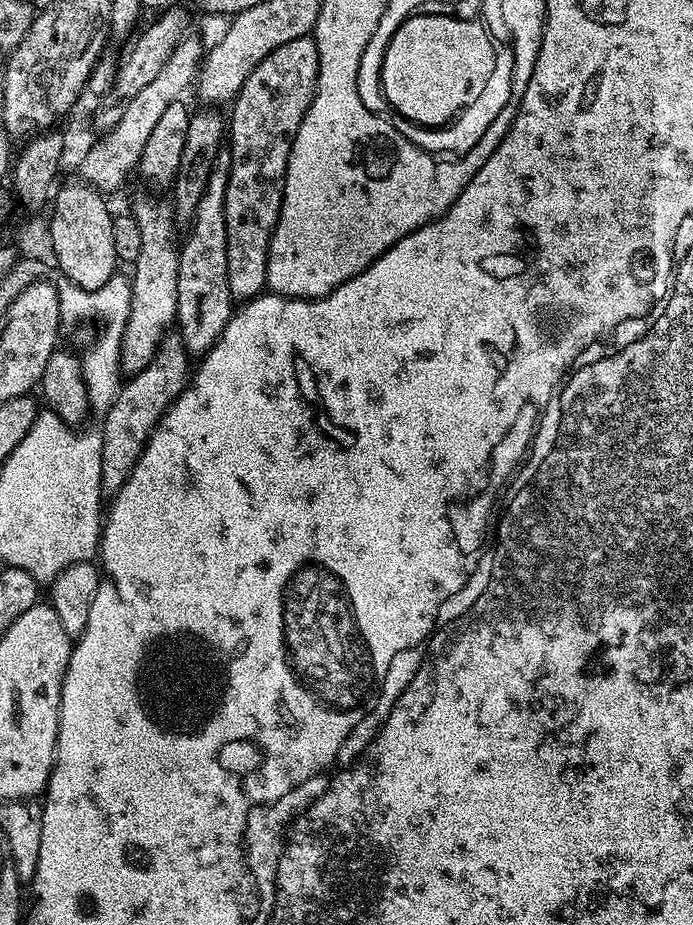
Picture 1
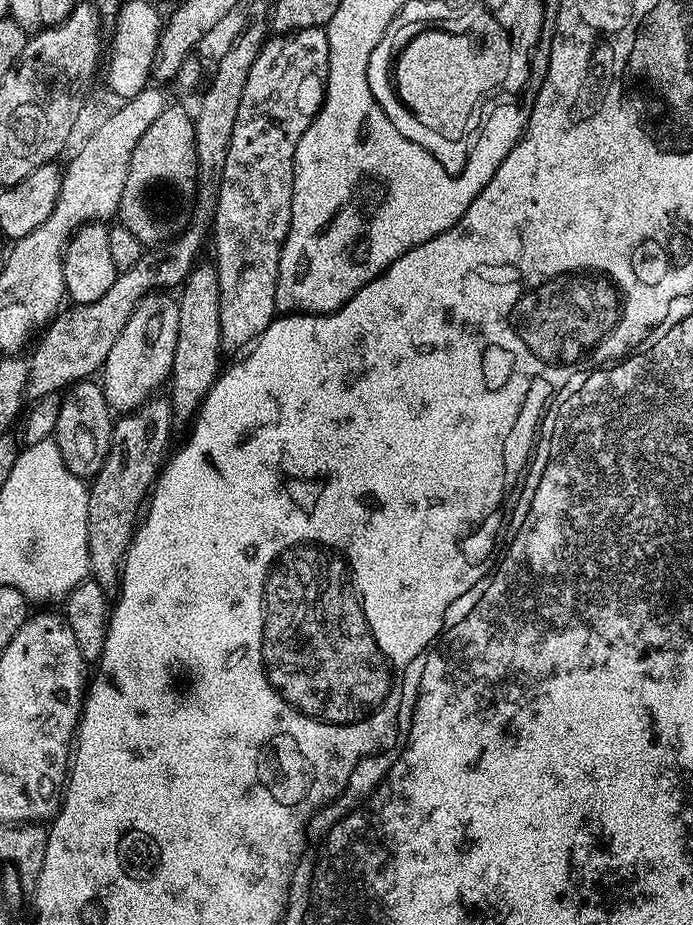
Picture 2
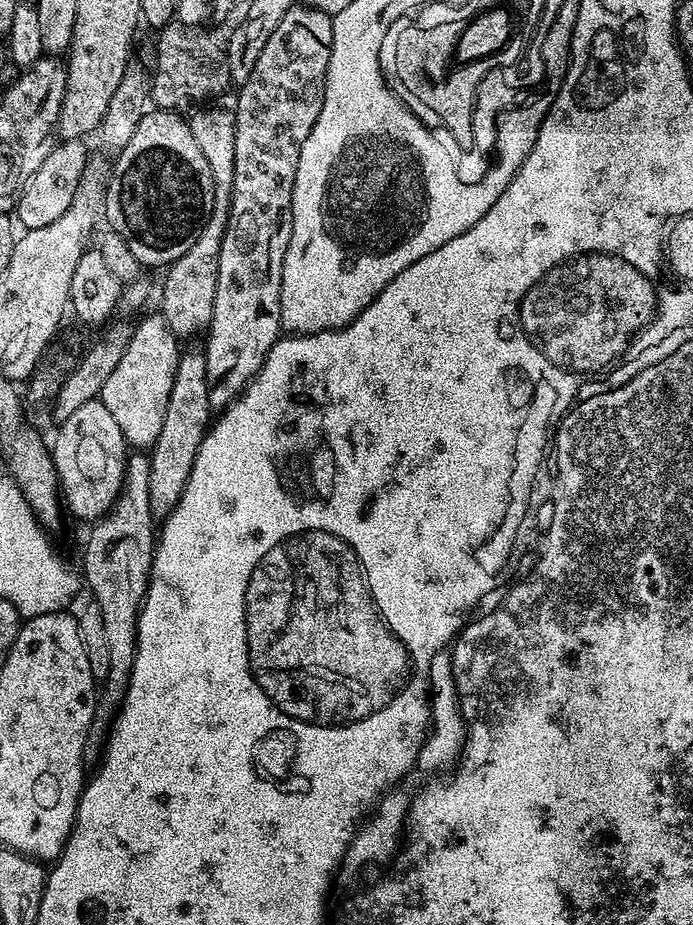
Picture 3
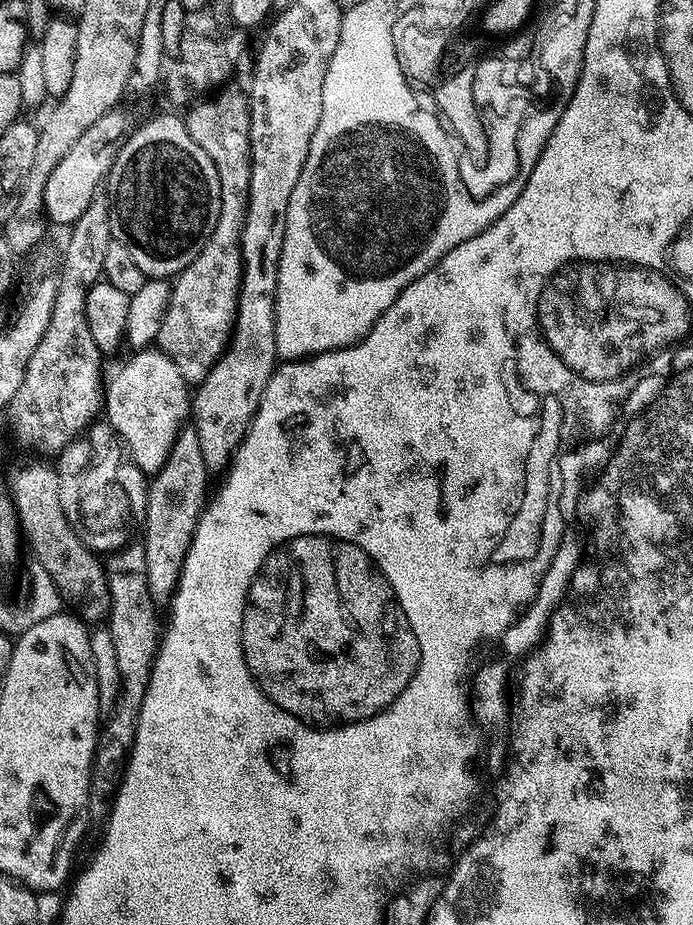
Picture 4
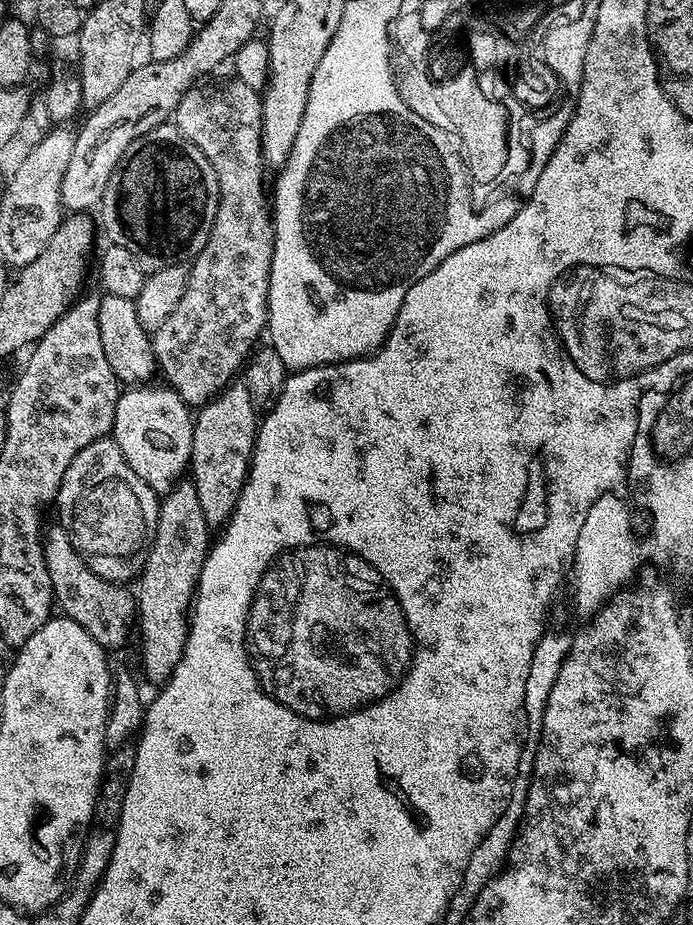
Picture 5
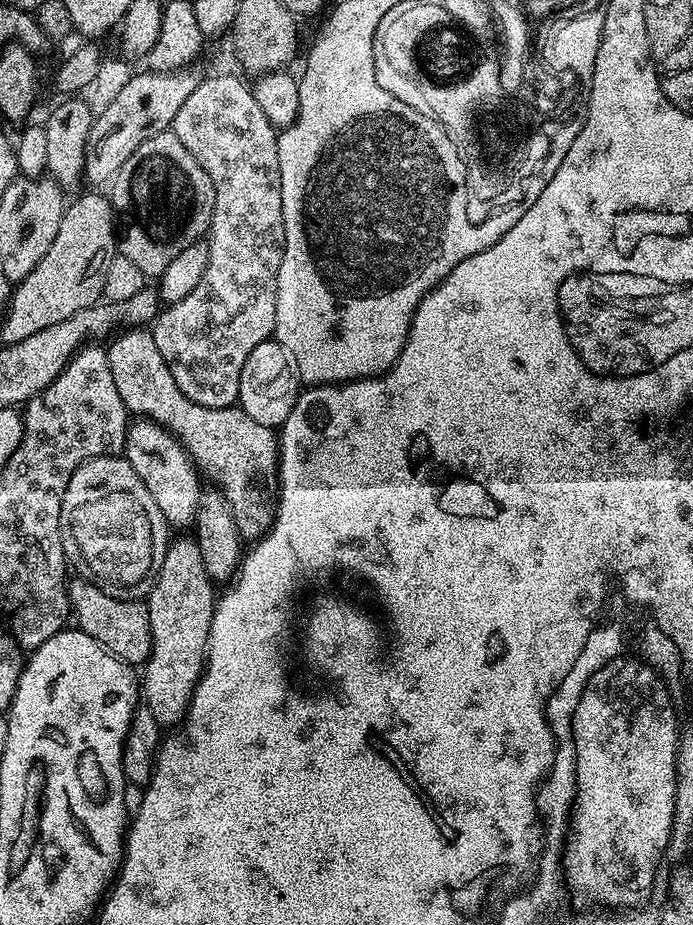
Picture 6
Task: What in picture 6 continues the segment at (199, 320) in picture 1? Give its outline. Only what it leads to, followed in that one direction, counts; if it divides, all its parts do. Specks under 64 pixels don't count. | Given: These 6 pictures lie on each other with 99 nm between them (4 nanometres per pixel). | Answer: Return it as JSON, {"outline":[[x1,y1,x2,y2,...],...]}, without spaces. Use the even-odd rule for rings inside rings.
{"outline":[[191,535,181,536,184,536,181,540,173,539,169,543,160,576,146,598,152,649,142,666,142,700,162,726,179,725,184,719,184,713,188,711,188,703,204,673,210,622,218,599,217,593,212,593,214,581,206,574,202,550,198,550]]}

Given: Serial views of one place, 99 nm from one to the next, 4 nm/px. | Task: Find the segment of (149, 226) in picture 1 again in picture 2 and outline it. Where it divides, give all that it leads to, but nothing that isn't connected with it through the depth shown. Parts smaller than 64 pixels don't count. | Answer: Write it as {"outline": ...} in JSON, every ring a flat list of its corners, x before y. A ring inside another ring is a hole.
{"outline":[[164,290,149,292,134,306,130,322,122,326,122,334,118,334,118,342,114,342,110,354,106,354,102,367,104,397,113,413,123,414,141,408,159,389,156,387,171,377,174,346,178,346,179,309,177,297]]}

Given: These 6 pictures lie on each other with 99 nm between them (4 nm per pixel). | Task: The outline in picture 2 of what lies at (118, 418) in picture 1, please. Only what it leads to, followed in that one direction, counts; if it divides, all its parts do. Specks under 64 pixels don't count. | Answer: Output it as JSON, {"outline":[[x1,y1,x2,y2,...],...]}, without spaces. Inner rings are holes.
{"outline":[[153,395,141,407,132,412,123,413,112,425,112,441,108,447,106,458,98,470,98,474,91,477,88,489,88,553,90,554,90,576,97,580,106,590,112,590,120,583,120,574,124,567,124,557,128,554,128,547,132,535,136,532,136,525,142,519,142,509,149,499,152,485,164,466,169,455,168,438,171,436,174,421,172,418,172,402,167,395]]}

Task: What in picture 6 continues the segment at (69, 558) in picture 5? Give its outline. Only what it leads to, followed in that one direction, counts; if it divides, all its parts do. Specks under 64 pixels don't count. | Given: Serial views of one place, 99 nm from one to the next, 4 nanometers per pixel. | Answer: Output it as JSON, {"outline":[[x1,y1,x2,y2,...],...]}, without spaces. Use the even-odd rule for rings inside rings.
{"outline":[[79,578,71,579,68,583,68,600,71,603,73,619,78,622,79,631,89,634,90,638,94,638,123,664,144,665,152,649,150,614,144,600,110,598,110,594]]}

